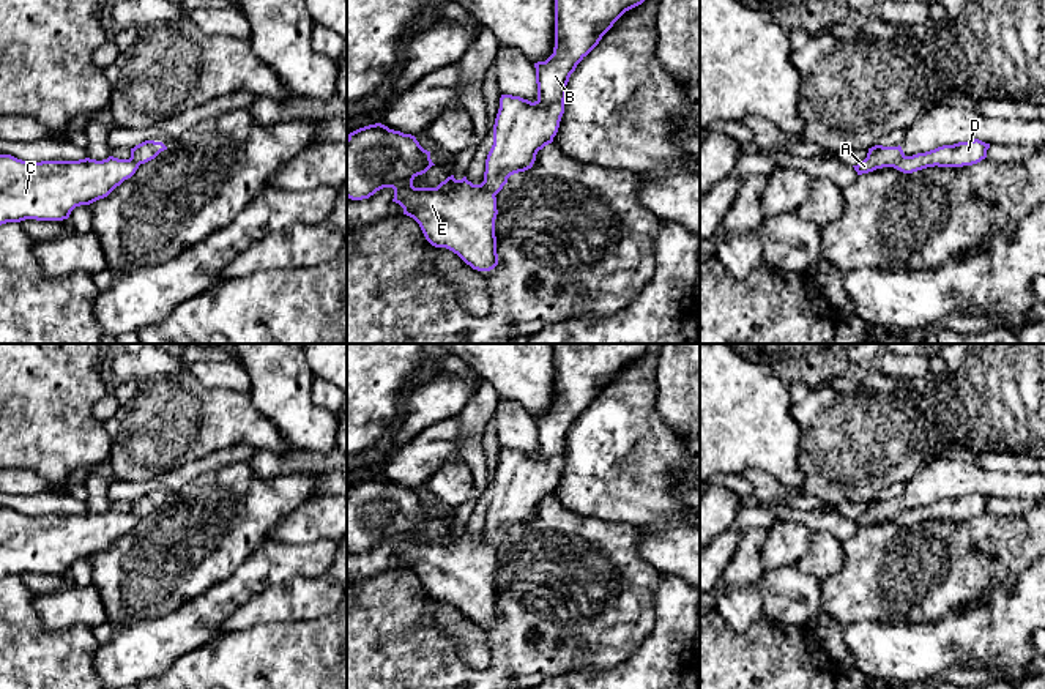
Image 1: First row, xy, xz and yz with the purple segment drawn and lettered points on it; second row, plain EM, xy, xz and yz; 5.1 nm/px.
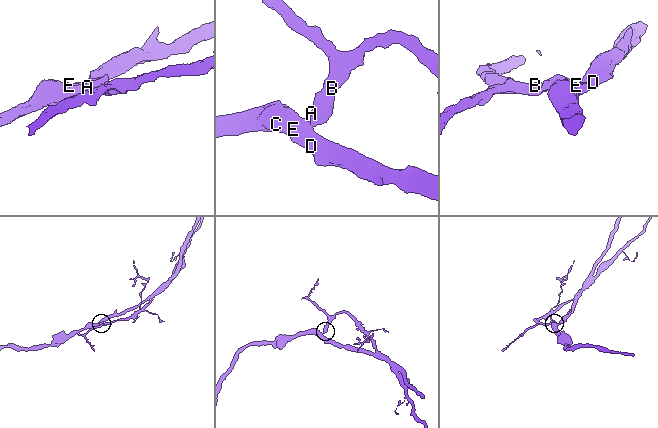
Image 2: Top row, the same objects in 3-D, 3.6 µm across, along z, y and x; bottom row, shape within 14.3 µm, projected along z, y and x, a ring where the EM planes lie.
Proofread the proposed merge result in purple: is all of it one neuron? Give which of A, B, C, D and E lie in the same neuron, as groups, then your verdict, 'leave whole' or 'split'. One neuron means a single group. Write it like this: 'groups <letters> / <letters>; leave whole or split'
groups A B / C D E; split

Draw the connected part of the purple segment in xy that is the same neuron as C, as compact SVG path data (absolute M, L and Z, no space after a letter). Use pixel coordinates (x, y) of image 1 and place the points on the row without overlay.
M0 508L0 579L6 575L63 574L80 558L90 558L107 550L125 533L131 531L140 517L132 511L79 512L27 516L11 508Z

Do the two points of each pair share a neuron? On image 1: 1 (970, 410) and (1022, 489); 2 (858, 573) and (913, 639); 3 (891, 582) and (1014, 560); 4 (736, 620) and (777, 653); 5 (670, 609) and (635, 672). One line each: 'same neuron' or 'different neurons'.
1: different neurons
2: different neurons
3: same neuron
4: different neurons
5: same neuron

